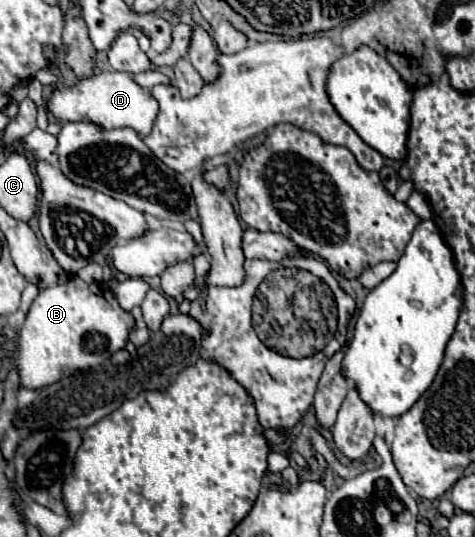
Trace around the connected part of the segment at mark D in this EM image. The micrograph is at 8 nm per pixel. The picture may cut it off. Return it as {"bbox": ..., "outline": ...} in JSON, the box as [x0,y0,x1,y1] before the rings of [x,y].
{"bbox":[44,71,158,135],"outline":[[[100,71],[90,77],[78,79],[70,87],[64,87],[64,89],[54,87],[44,107],[62,123],[90,119],[92,123],[98,123],[100,127],[106,127],[106,129],[132,127],[142,135],[150,131],[158,113],[158,103],[152,99],[152,95],[146,89],[138,87],[128,73],[120,73],[120,71]]]}

